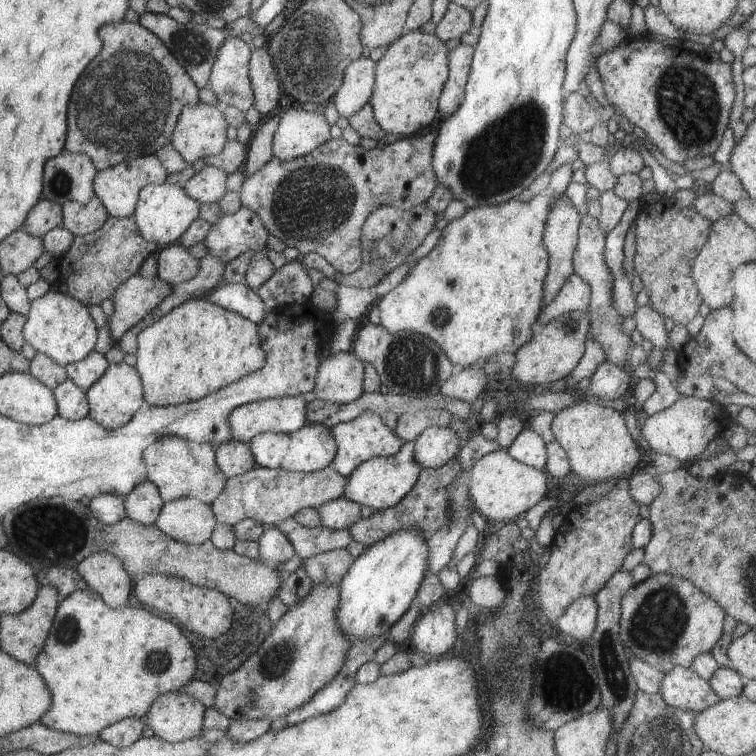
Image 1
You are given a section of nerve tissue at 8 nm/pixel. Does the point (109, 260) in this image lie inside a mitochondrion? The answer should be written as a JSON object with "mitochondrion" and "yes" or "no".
{"mitochondrion":"no"}

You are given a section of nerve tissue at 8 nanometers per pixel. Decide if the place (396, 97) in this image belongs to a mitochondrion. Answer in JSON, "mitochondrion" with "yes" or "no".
{"mitochondrion":"no"}

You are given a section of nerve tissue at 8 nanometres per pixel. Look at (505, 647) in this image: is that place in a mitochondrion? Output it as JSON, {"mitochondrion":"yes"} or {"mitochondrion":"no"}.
{"mitochondrion":"yes"}

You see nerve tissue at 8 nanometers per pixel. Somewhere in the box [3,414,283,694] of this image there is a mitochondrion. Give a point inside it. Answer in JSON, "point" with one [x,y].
{"point":[60,530]}

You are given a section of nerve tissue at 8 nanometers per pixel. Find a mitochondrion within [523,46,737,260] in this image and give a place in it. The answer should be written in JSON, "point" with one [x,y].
{"point":[688,102]}

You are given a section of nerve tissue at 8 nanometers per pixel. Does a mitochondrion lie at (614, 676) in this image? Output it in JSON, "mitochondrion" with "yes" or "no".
{"mitochondrion":"yes"}

